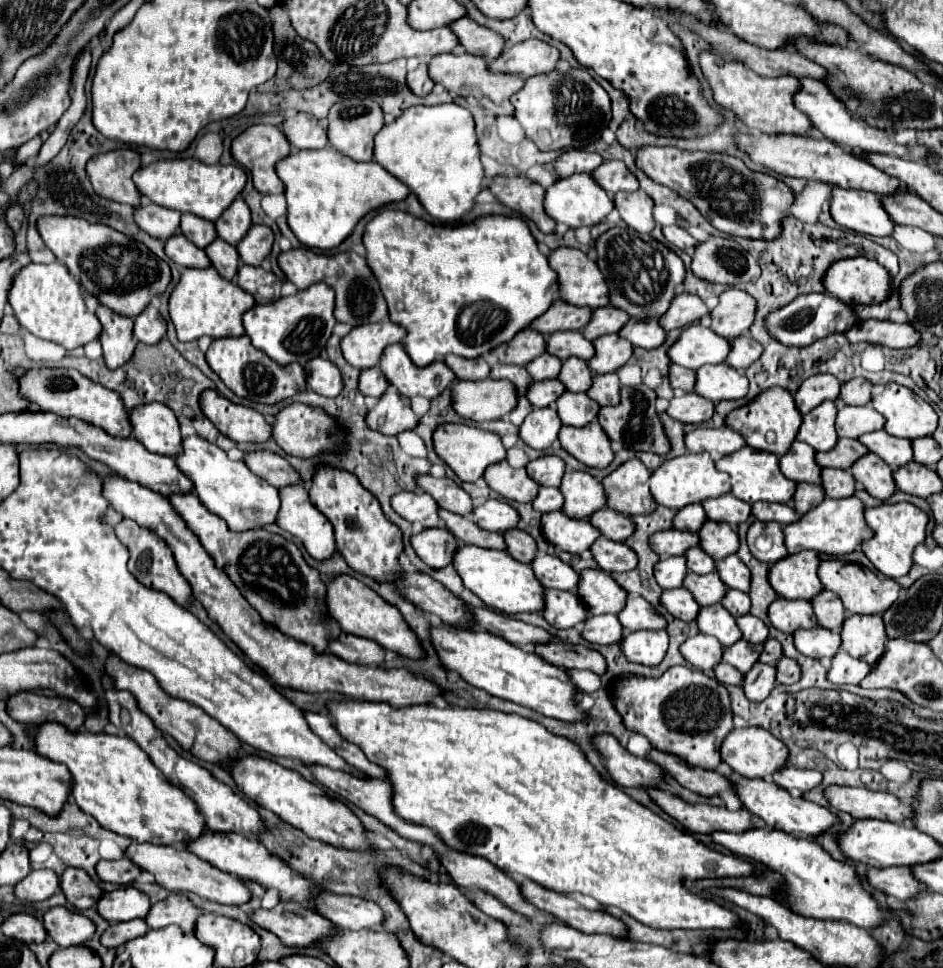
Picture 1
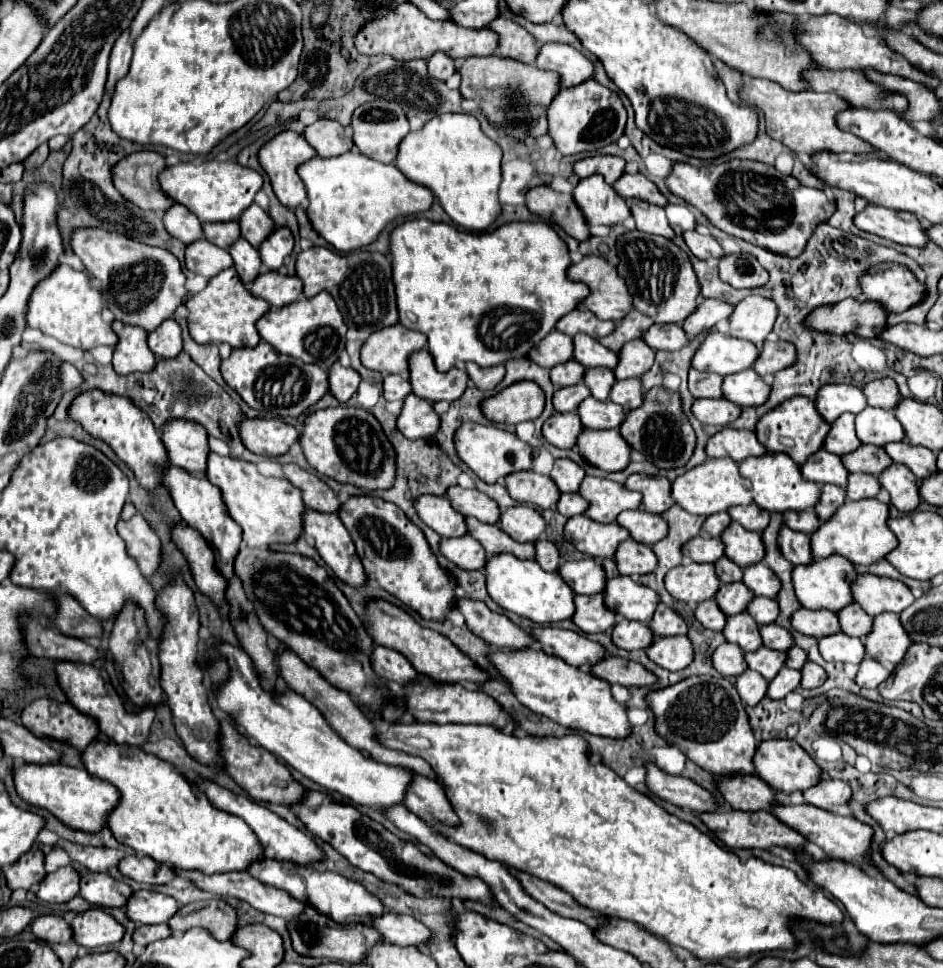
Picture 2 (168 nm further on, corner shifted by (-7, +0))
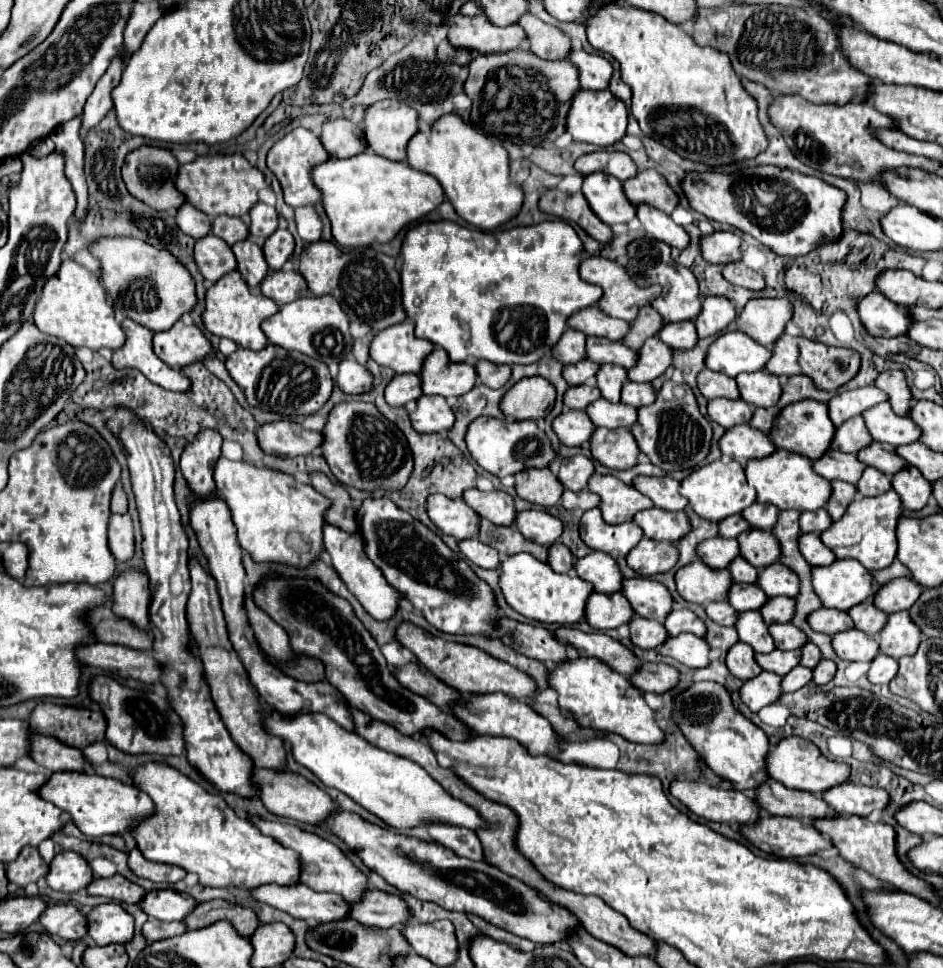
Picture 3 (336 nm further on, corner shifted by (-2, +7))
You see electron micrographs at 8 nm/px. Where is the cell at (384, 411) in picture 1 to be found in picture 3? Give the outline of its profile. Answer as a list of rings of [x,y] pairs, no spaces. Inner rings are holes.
[[[420,396],[416,400],[416,410],[410,412],[410,422],[412,422],[412,428],[416,432],[446,432],[452,428],[454,424],[454,412],[452,408],[446,404],[444,398],[440,396]]]

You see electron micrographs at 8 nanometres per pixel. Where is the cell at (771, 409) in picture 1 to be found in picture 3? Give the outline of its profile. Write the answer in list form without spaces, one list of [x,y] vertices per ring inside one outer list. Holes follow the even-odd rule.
[[[800,400],[792,402],[786,408],[780,410],[774,430],[768,432],[768,438],[776,448],[792,450],[796,454],[802,454],[810,460],[818,460],[830,446],[834,434],[834,424],[828,418],[828,406],[824,402],[812,402],[812,400]]]

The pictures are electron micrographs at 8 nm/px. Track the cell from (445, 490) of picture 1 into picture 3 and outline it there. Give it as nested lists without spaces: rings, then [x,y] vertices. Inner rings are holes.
[[[466,490],[462,494],[462,500],[482,518],[488,518],[492,524],[500,526],[510,526],[514,522],[516,510],[514,510],[514,500],[506,492],[480,492],[480,490]]]

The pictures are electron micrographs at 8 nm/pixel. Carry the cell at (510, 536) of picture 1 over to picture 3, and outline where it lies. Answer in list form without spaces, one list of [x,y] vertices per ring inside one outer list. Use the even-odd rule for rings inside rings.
[[[554,542],[548,548],[548,564],[556,572],[572,572],[572,552],[564,544]]]

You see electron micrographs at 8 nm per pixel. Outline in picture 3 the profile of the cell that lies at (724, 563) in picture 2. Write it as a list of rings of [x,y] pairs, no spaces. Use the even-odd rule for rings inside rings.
[[[736,556],[730,566],[728,566],[734,582],[756,582],[758,570],[754,566],[750,566],[742,556]]]

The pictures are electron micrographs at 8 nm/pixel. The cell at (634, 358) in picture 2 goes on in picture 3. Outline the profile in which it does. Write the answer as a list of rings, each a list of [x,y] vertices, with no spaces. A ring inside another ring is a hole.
[[[652,336],[638,350],[636,366],[628,370],[628,378],[634,382],[652,382],[670,364],[672,364],[672,348]]]

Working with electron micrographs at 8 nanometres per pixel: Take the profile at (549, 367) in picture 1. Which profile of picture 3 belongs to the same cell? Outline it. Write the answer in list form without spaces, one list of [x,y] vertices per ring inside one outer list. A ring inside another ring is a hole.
[[[584,360],[584,362],[576,362],[576,364],[568,364],[564,366],[562,370],[562,376],[564,380],[570,384],[570,386],[578,386],[578,384],[584,384],[584,382],[590,382],[596,374],[600,366],[590,362],[590,360]]]

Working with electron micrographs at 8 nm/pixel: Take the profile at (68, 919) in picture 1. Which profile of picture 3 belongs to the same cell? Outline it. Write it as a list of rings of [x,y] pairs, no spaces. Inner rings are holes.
[[[100,904],[88,914],[88,936],[94,938],[98,946],[106,944],[126,944],[134,934],[134,918],[122,910],[120,904]]]

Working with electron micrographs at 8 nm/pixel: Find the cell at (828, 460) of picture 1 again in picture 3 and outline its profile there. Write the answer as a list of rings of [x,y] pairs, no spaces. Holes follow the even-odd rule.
[[[872,442],[872,446],[866,446],[864,450],[860,450],[856,458],[860,458],[860,462],[864,462],[866,466],[872,466],[890,476],[896,474],[896,470],[902,470],[904,466],[908,466],[908,462],[900,458],[892,446],[882,442]]]

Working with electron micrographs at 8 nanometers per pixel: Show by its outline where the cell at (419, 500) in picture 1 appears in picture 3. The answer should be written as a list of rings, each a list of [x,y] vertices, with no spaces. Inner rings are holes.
[[[444,494],[428,496],[428,518],[444,532],[456,540],[476,538],[480,516],[462,500],[446,498]]]

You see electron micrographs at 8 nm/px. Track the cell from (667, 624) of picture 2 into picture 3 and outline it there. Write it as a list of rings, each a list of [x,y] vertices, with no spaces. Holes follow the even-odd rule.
[[[674,608],[668,614],[668,618],[664,620],[664,628],[666,628],[668,636],[678,636],[682,632],[692,632],[696,636],[706,634],[704,622],[694,612],[690,612],[688,608]]]

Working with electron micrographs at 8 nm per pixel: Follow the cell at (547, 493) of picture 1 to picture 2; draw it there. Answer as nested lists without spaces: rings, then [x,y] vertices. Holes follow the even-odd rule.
[[[565,493],[561,495],[559,503],[557,503],[557,511],[559,513],[569,513],[569,517],[575,517],[575,515],[583,515],[589,507],[589,501],[585,501],[579,493],[571,495],[571,493]]]

